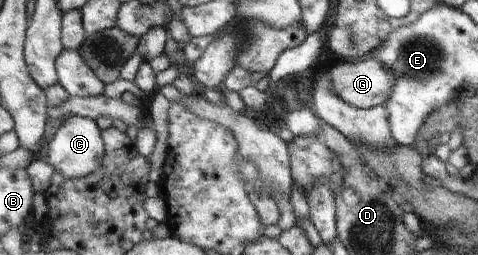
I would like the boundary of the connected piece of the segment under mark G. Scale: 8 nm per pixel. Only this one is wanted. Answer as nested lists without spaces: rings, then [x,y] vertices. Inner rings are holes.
[[[371,56],[355,62],[338,62],[330,75],[337,94],[358,109],[385,105],[398,79],[390,68]]]

